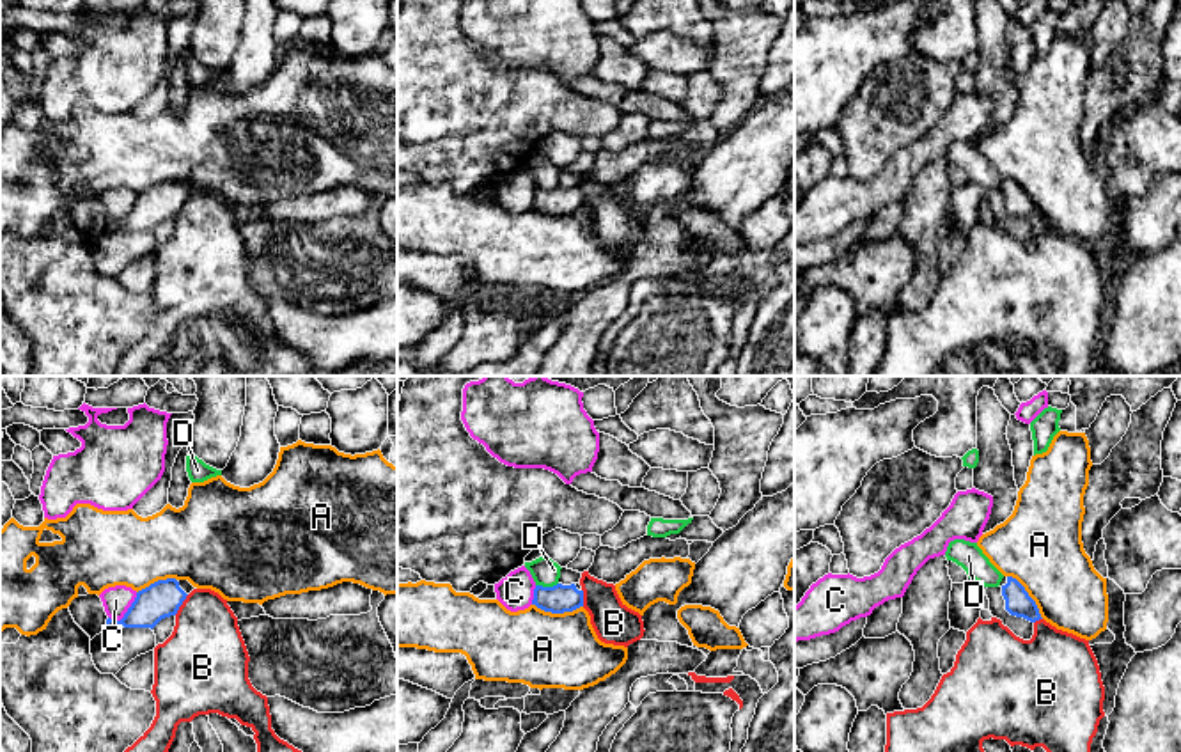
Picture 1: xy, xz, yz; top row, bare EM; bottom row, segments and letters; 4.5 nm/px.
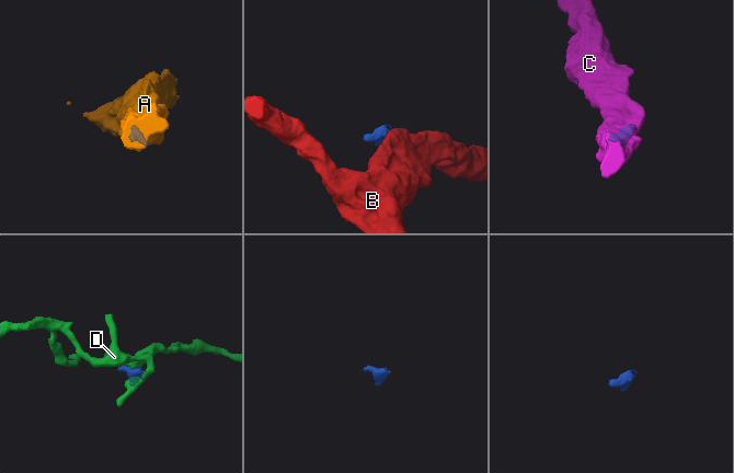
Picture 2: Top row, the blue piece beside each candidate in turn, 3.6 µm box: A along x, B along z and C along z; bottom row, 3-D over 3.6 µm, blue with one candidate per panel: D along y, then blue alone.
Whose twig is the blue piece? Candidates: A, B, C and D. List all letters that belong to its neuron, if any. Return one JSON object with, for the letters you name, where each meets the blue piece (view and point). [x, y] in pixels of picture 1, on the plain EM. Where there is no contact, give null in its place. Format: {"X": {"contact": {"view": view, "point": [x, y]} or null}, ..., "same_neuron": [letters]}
{"same_neuron": []}

